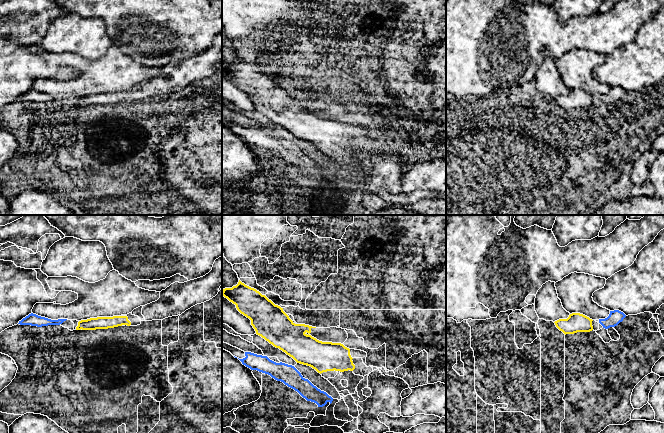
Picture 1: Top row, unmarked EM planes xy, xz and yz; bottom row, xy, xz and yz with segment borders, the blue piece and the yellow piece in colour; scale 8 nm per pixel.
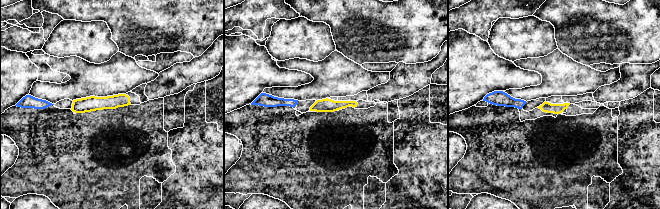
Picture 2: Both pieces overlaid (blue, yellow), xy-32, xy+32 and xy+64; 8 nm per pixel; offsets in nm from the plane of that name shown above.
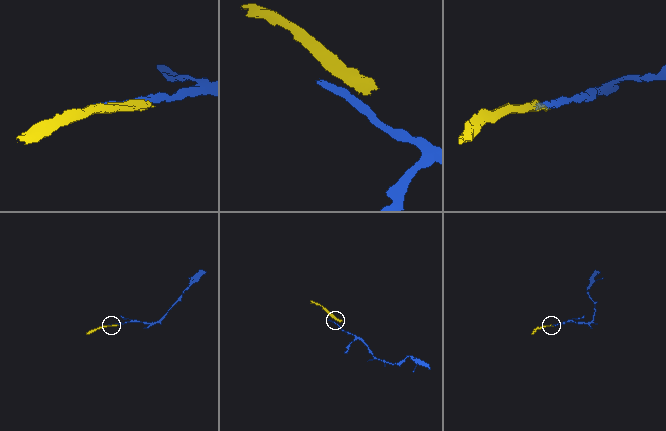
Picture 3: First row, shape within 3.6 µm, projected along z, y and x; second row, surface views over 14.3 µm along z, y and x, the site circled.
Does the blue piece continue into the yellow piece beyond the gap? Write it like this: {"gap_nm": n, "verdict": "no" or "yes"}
{"gap_nm": 50, "verdict": "no"}

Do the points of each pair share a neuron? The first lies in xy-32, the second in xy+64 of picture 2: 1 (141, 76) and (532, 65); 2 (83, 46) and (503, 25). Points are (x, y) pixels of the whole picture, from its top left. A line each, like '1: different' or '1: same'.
1: same
2: same

